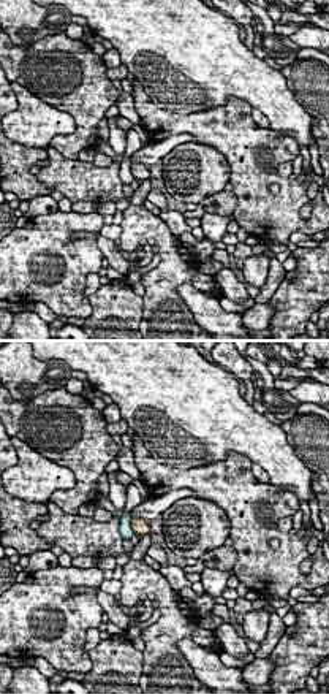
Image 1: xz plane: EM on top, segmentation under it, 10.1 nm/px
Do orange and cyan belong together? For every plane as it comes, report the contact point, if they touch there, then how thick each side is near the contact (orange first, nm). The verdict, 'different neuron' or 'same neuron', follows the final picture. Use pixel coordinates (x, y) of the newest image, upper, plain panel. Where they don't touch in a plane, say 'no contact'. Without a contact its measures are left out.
(132, 171) | 160/130 nm

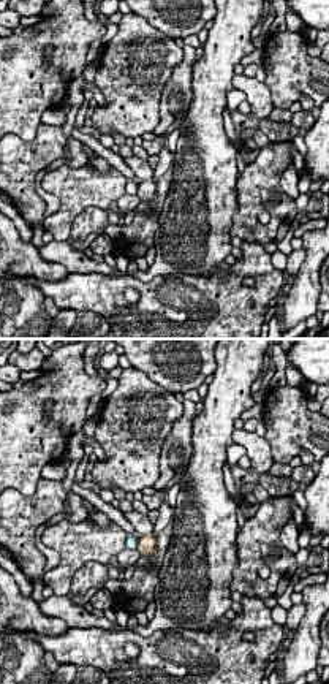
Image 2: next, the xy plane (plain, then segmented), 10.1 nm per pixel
(138, 189) | 190/130 nm

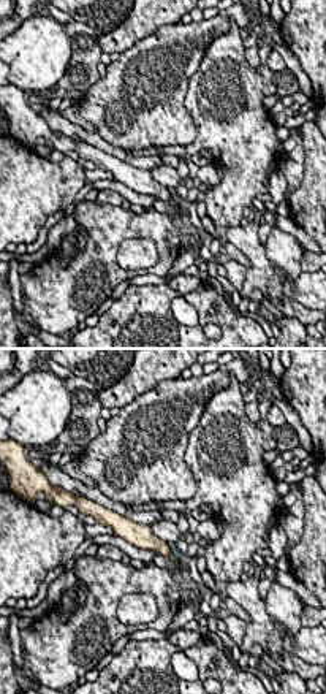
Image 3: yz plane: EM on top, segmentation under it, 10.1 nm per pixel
(173, 200) | 160/90 nm

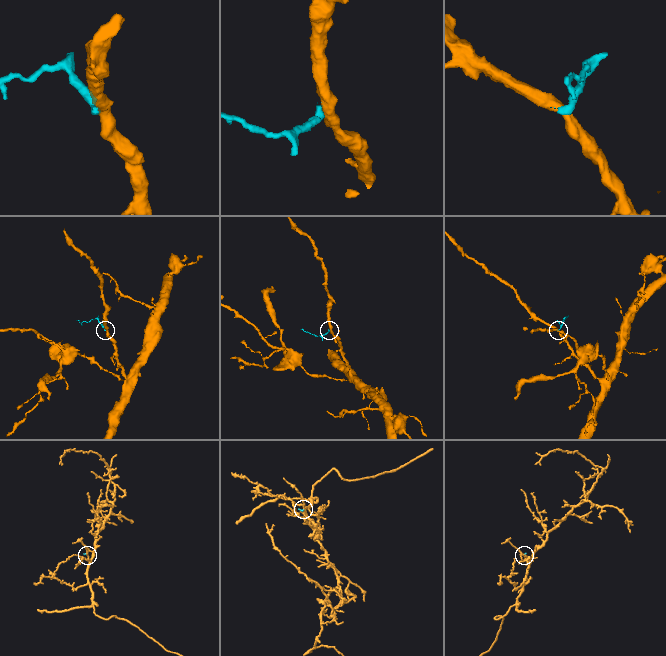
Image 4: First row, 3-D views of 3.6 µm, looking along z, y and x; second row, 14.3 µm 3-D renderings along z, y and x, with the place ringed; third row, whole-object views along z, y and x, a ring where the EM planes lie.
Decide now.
different neuron

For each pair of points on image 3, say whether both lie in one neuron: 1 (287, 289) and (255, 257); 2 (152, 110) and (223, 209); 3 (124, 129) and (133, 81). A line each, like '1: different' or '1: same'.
1: same
2: different
3: same

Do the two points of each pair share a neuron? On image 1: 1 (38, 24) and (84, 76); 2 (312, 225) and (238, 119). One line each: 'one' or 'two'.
1: two
2: one

